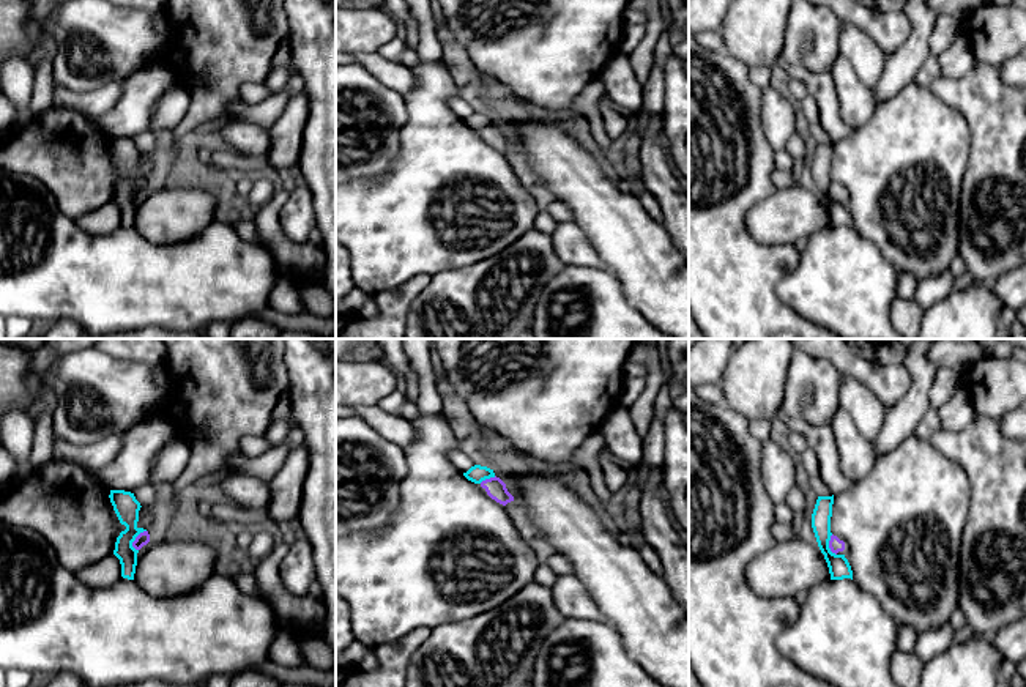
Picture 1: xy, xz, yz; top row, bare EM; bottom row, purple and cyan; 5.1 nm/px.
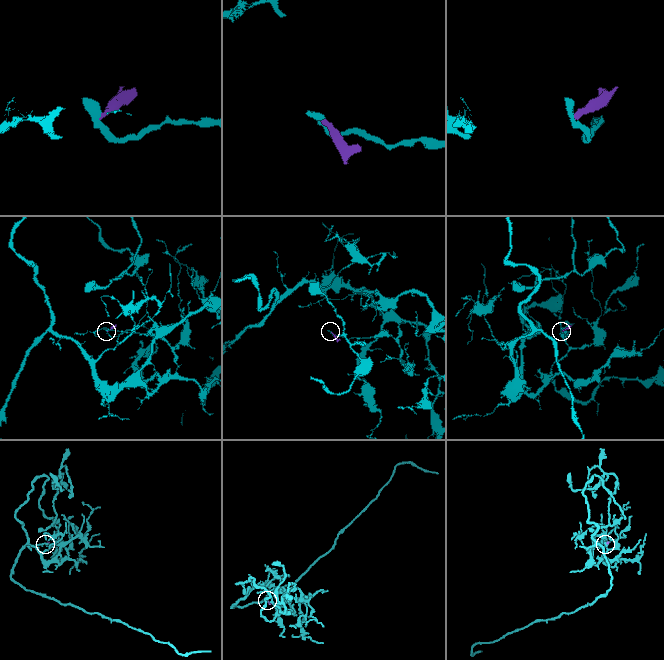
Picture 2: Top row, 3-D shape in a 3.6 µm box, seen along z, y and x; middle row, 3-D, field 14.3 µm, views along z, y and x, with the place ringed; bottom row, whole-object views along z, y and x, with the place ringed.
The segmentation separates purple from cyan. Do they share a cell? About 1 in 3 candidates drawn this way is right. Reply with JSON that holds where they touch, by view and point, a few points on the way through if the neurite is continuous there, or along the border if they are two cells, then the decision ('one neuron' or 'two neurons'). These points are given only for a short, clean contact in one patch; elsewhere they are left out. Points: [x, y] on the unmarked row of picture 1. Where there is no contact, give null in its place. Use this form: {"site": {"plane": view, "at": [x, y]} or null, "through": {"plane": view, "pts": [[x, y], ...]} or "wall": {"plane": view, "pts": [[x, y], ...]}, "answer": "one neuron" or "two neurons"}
{"site": {"plane": "xy", "at": [136, 186]}, "wall": {"plane": "xy", "pts": [[145, 177], [133, 189], [136, 197]]}, "answer": "two neurons"}

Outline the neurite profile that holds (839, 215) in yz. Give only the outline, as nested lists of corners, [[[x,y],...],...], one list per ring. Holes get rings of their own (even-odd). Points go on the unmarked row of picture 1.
[[[834,142],[818,143],[812,161],[812,175],[818,194],[827,210],[831,227],[843,227],[843,225],[853,227],[853,217],[845,202],[835,202],[829,195],[829,188],[832,183],[831,180],[832,151],[834,151]]]

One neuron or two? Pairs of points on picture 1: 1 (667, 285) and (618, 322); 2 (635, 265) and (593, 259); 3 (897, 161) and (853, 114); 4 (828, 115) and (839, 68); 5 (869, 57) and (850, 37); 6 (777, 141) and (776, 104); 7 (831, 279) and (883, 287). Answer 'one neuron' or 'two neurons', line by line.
1: two neurons
2: two neurons
3: two neurons
4: two neurons
5: one neuron
6: one neuron
7: one neuron

